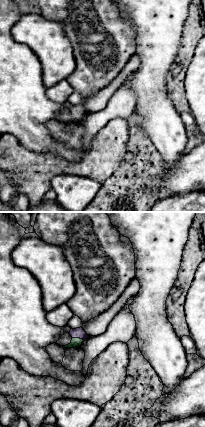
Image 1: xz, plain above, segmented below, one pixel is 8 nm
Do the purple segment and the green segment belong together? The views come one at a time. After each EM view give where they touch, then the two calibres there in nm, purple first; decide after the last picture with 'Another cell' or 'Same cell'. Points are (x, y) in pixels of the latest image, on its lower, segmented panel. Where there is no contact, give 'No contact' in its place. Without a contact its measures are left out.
Touches purple at (78, 337). Thickness 80 nm (purple) against 80 nm

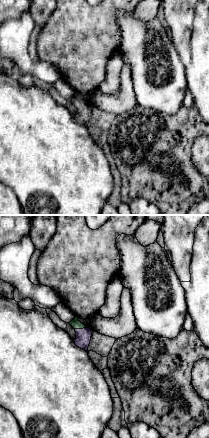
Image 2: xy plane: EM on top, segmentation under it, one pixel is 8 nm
Touches purple at (80, 329). Thickness 130 nm (purple) against 70 nm

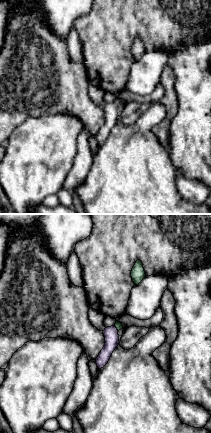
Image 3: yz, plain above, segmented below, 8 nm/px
Touches purple at (116, 328). Thickness 110 nm (purple) against 60 nm

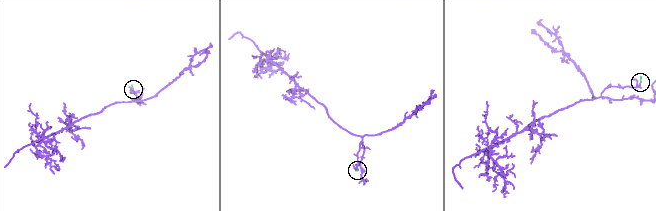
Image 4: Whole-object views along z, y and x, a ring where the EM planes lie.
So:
Same cell

